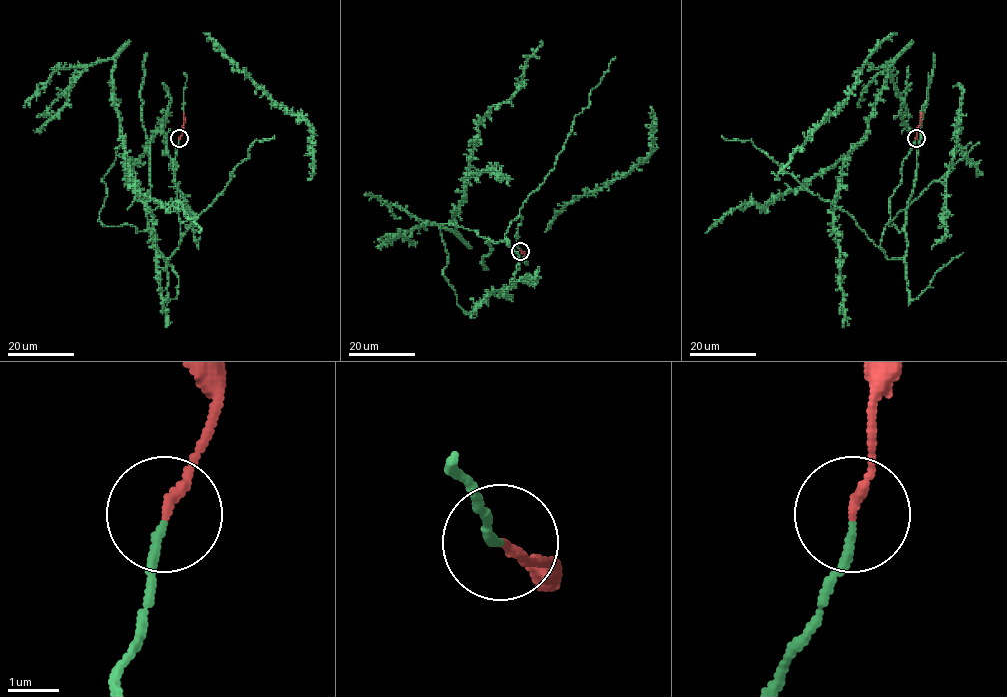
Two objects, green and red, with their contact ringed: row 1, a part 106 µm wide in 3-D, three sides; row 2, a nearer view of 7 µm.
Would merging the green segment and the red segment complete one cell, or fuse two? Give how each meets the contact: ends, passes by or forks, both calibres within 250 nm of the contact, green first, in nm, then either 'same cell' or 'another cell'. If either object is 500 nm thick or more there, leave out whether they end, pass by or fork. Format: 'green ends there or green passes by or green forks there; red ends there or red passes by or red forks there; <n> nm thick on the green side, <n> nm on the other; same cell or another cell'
green ends there; red ends there; 140 nm thick on the green side, 160 nm on the other; same cell

